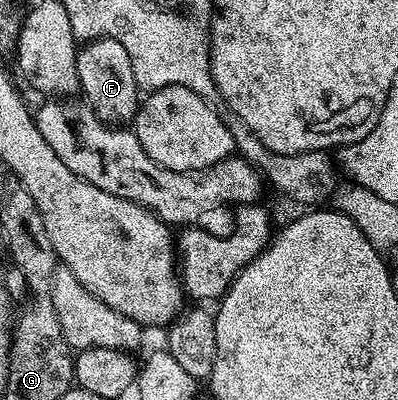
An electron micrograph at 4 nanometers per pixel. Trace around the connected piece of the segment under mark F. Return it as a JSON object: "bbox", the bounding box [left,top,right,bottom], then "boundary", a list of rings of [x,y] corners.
{"bbox":[77,38,141,127],"boundary":[[[101,38],[90,40],[80,46],[77,73],[80,92],[84,100],[97,113],[99,120],[118,127],[130,124],[134,120],[141,102],[141,88],[133,76],[129,53],[121,43],[114,42],[112,38]]]}

